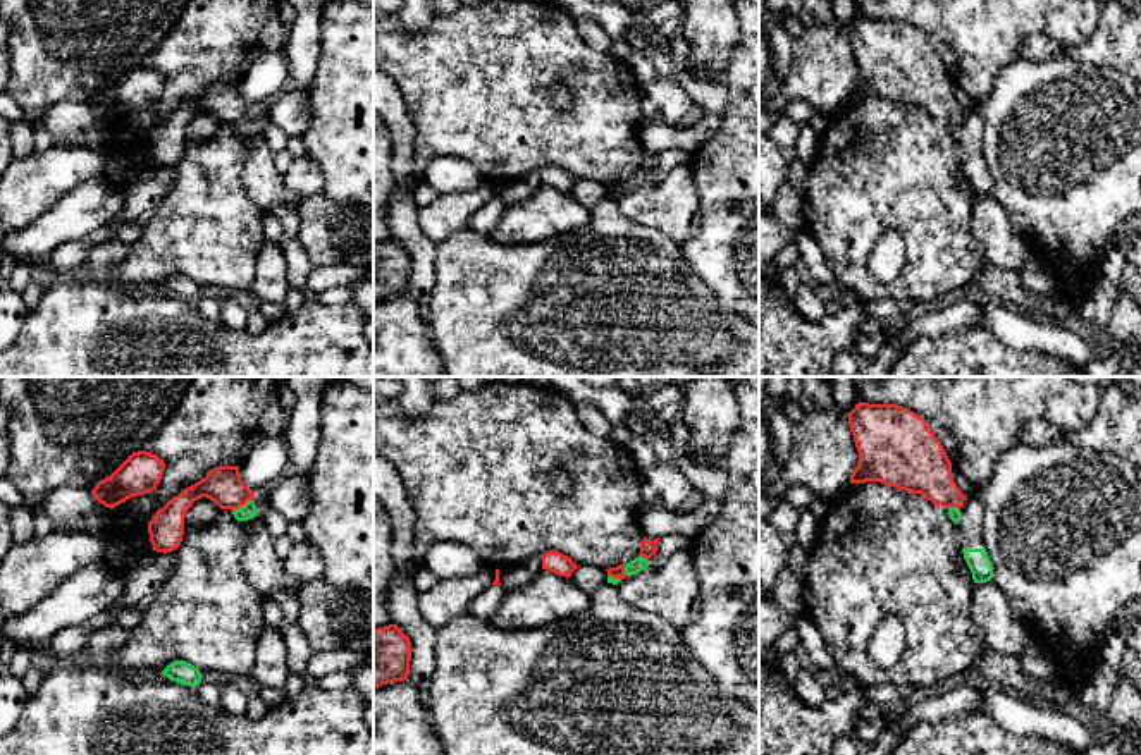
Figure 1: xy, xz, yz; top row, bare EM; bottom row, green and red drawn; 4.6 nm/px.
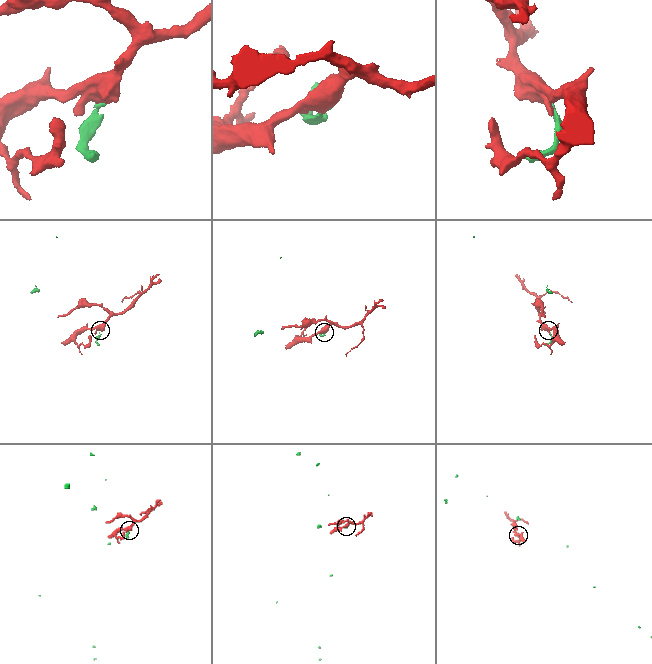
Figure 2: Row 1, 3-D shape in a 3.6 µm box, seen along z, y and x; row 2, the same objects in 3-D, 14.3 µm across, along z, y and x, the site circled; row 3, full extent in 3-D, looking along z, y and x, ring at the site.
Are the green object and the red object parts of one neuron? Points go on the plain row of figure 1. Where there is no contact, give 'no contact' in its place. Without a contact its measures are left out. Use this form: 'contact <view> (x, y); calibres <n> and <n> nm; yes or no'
contact xy (241, 121); calibres 70 and 170 nm; no

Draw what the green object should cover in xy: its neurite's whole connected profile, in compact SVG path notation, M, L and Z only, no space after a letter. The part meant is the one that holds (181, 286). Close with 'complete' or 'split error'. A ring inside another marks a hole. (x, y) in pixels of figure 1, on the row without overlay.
M176 275L169 279L163 285L163 291L188 301L198 301L201 298L201 287L198 282L186 275Z; complete

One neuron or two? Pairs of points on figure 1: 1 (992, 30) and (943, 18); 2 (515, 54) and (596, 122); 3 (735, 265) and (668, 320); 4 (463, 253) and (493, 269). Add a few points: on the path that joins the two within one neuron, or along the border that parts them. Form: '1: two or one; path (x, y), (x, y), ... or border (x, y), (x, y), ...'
1: one; path (980, 18), (955, 18)
2: one; path (515, 79), (560, 124), (570, 124)
3: two; border (684, 255), (689, 267), (715, 298), (737, 315)
4: one; path (470, 260), (479, 269), (486, 269)

